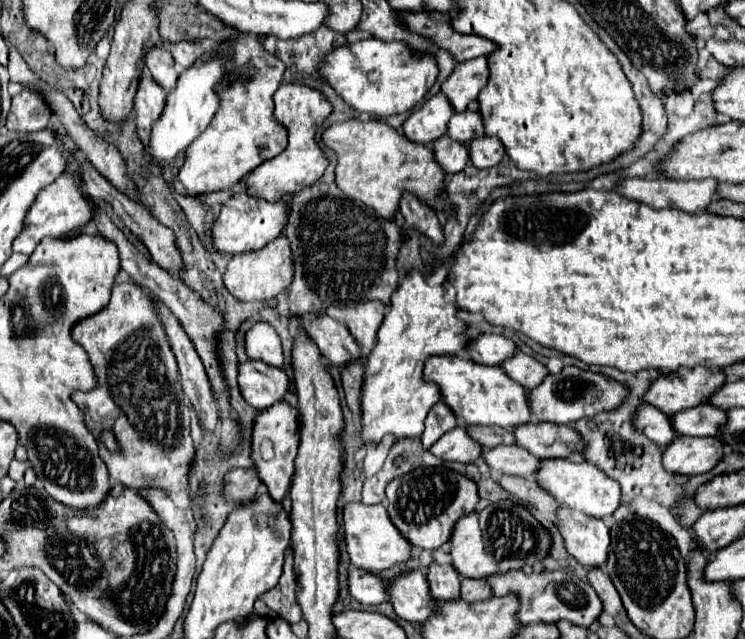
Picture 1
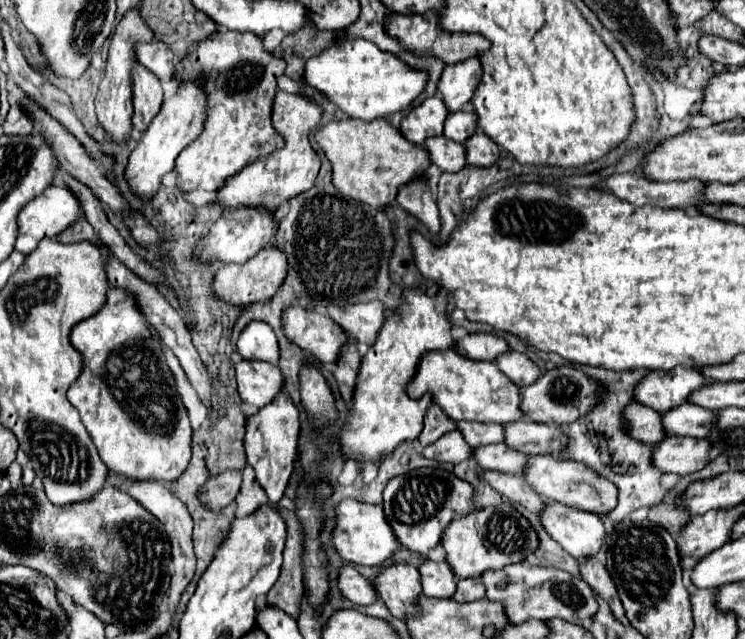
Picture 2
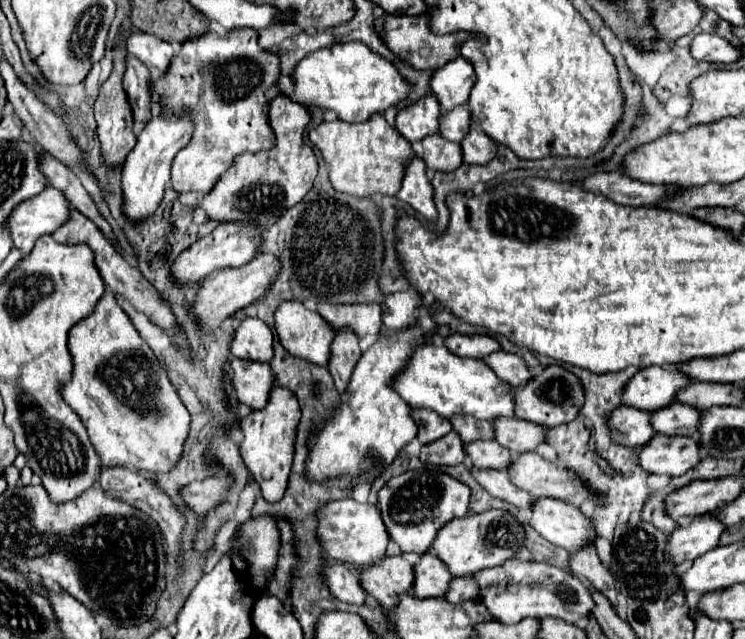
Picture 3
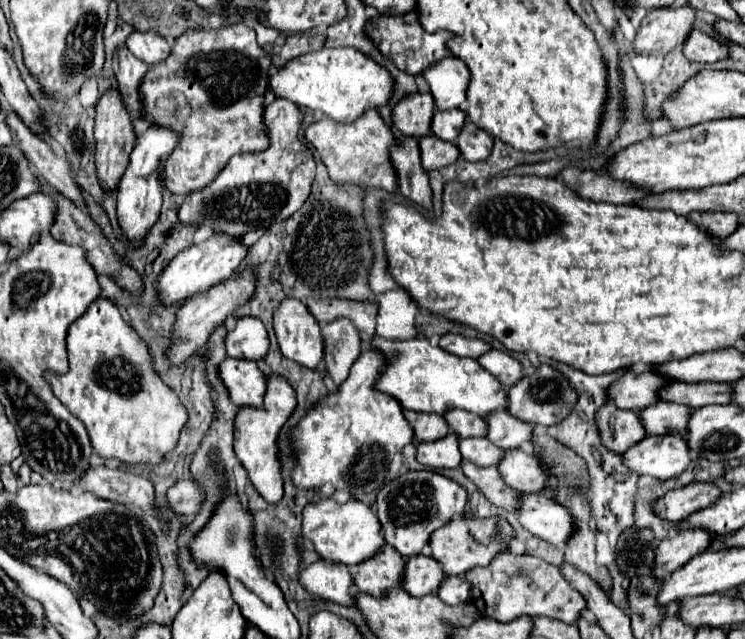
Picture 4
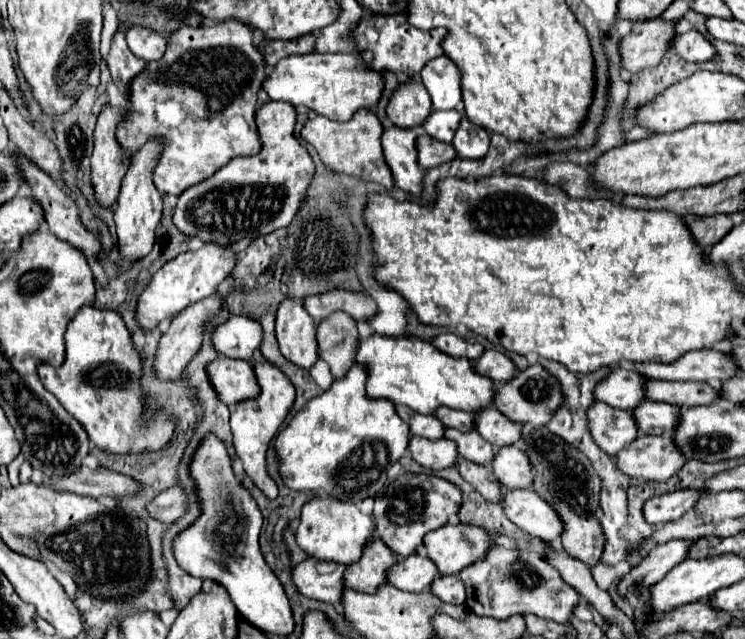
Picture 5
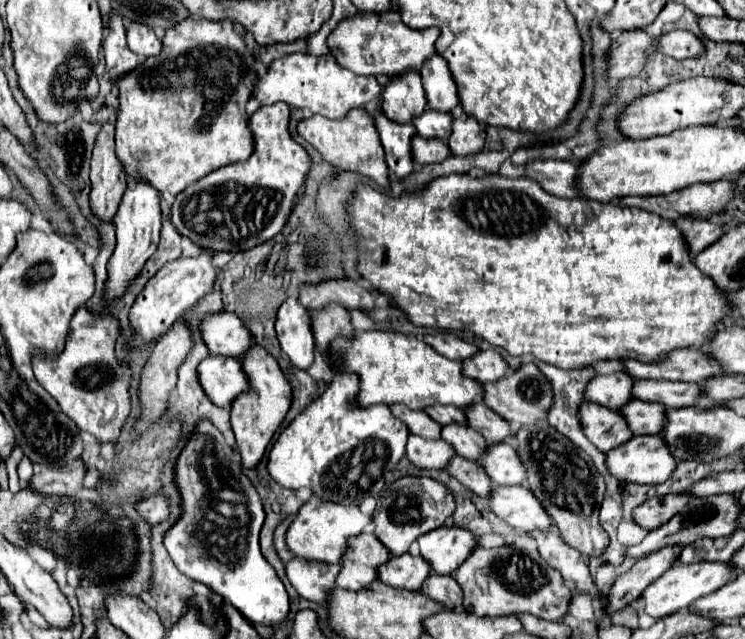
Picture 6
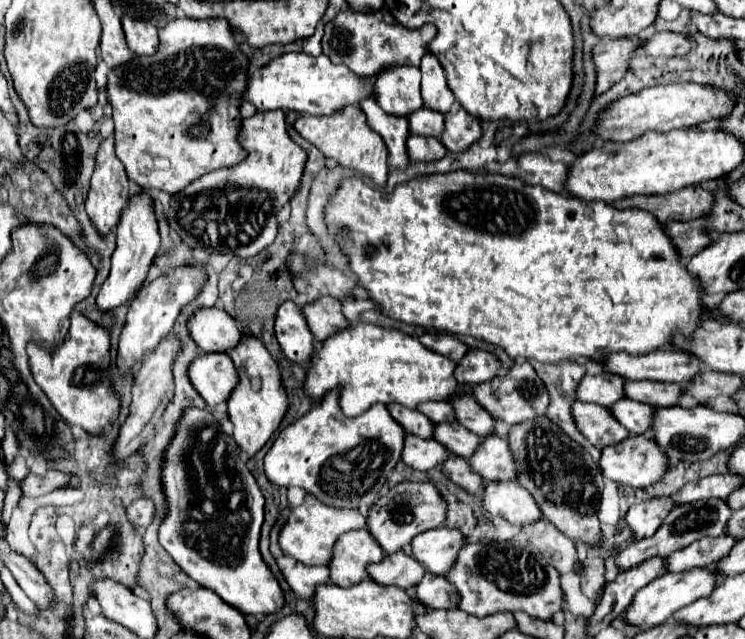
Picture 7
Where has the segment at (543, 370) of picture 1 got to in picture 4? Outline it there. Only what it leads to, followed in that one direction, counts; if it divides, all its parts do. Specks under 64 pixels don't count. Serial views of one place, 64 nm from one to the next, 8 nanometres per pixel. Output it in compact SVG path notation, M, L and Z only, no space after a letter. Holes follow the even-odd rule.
M502 350L486 352L482 358L478 358L478 362L486 370L490 370L498 378L498 382L502 382L506 388L514 386L524 376L522 364L516 358L512 358L510 354L502 352Z

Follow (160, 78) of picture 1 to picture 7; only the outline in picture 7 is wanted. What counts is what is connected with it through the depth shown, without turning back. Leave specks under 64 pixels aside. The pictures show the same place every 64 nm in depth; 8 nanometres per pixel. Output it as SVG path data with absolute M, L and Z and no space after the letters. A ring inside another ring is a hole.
M122 18L128 48L136 56L152 56L158 50L158 30L150 22L138 22L134 18Z

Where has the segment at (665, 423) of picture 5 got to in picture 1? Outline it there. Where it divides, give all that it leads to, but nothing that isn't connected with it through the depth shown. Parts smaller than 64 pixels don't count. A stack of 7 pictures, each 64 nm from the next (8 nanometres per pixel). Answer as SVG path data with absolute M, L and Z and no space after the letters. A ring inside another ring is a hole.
M712 404L698 406L698 410L682 410L672 418L674 430L682 436L716 436L726 422L728 412Z

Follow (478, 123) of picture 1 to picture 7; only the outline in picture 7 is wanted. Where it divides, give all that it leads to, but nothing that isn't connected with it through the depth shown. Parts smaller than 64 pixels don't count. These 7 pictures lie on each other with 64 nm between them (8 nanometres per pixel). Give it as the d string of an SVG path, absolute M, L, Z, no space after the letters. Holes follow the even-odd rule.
M418 110L418 114L410 114L408 118L410 122L410 132L412 134L420 134L420 136L434 136L438 140L442 140L442 132L444 132L444 114L432 112L432 110Z

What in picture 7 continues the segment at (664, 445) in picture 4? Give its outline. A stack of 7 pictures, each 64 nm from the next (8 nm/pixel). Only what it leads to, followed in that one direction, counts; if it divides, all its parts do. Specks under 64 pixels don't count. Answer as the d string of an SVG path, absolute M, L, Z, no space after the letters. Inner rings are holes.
M636 436L604 448L600 458L600 468L608 480L614 480L618 484L628 484L634 488L646 488L664 478L664 474L668 472L668 456L662 452L662 448L654 442L652 436Z

